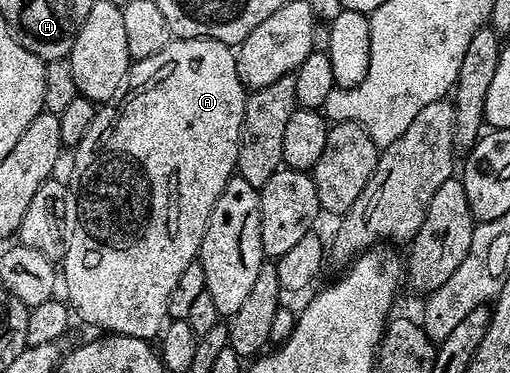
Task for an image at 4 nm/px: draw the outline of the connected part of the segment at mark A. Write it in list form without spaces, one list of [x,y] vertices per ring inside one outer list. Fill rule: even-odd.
[[[177,39],[161,49],[161,53],[153,53],[153,57],[145,57],[130,64],[126,84],[113,105],[96,110],[93,125],[89,125],[89,133],[74,148],[75,155],[75,204],[77,213],[69,227],[67,252],[61,261],[61,283],[67,286],[66,302],[72,312],[79,315],[91,327],[113,335],[128,335],[148,341],[154,340],[162,332],[167,318],[167,302],[169,293],[173,293],[181,272],[189,264],[196,262],[201,249],[201,241],[205,237],[205,229],[209,225],[209,213],[213,213],[213,205],[217,205],[217,197],[221,197],[221,189],[236,174],[237,153],[239,152],[239,134],[243,128],[243,114],[247,104],[248,92],[241,77],[237,73],[235,51],[228,44],[212,39]]]

